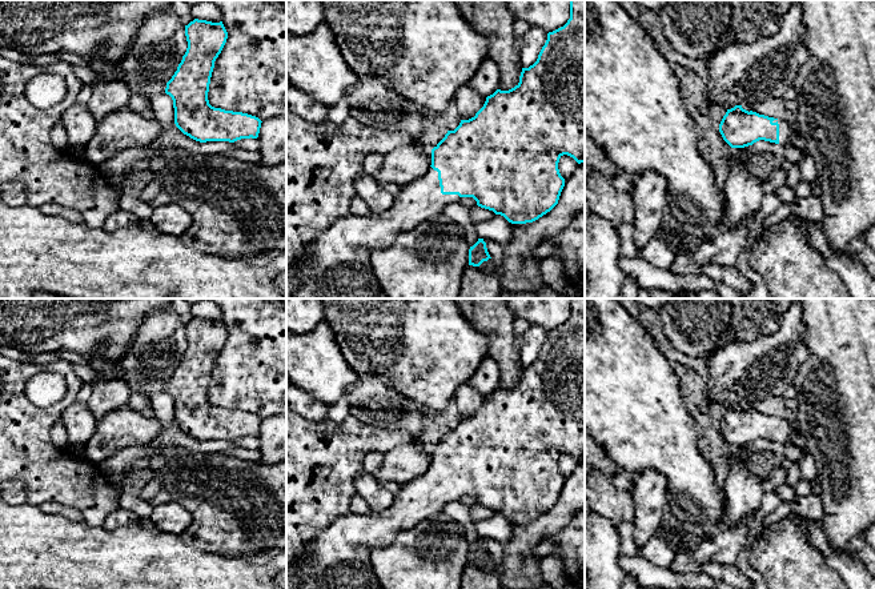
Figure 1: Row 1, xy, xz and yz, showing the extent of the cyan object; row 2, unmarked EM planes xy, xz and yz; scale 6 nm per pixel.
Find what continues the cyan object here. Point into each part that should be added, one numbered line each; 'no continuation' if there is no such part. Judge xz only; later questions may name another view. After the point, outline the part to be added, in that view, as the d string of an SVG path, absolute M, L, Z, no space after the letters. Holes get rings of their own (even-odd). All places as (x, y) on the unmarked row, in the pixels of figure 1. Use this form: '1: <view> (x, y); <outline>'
1: xz (340, 559); M430 465L424 476L402 484L393 504L384 512L349 512L333 521L312 542L305 557L286 565L286 577L301 578L294 589L382 589L370 565L370 552L390 545L401 530L412 528L432 513L442 512L446 504L459 497L458 493L441 492L438 470Z

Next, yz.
1: yz (786, 432); M778 417L774 418L772 421L778 421L779 422L779 442L780 444L786 444L788 441L792 440L792 437L798 433L791 422L786 418Z

